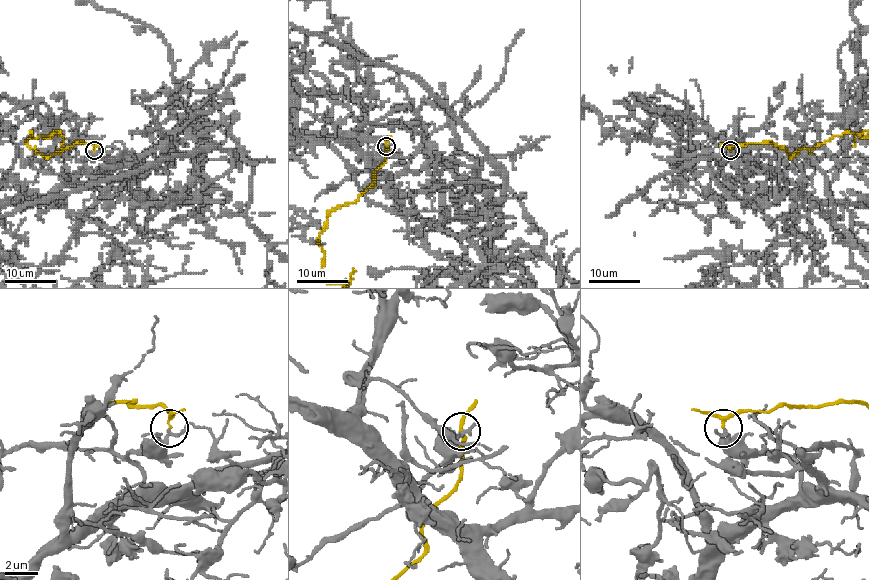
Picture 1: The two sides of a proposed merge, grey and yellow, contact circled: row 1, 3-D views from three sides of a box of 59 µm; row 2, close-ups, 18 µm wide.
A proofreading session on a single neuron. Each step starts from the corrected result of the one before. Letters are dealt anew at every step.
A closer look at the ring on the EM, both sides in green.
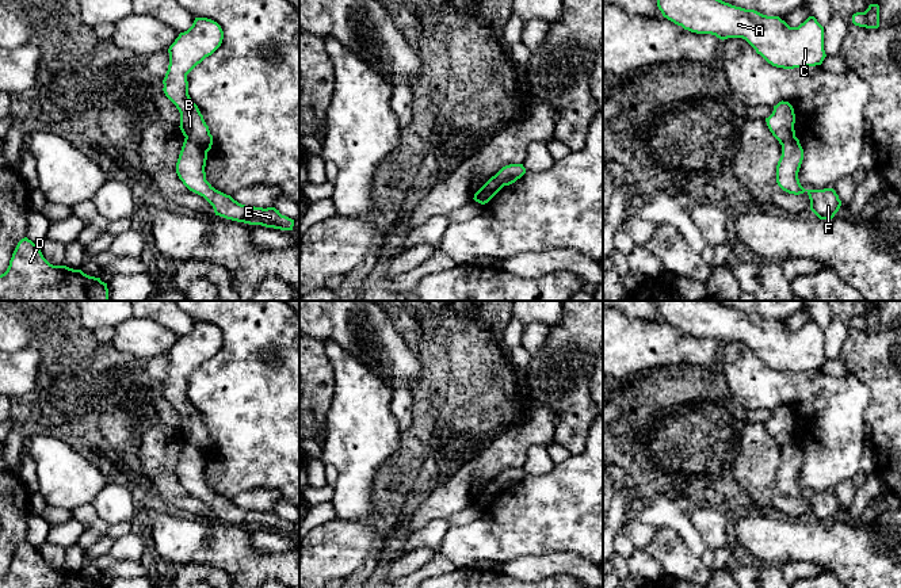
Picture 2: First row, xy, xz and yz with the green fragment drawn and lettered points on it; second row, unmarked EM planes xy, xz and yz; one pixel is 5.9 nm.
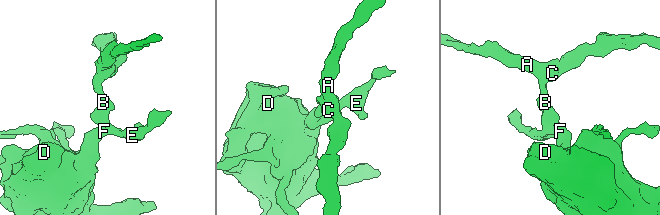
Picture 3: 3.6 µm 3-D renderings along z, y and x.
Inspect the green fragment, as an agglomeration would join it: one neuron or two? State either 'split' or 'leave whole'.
split

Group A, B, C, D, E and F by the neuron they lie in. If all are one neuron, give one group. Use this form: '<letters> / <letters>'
A B C / D E F

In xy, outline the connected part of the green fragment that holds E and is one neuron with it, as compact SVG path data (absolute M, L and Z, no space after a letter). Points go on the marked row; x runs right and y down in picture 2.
M184 138L177 163L176 173L183 184L192 192L203 196L214 209L215 215L249 225L261 225L280 230L293 230L294 219L282 215L275 207L245 206L215 190L206 180L207 150L192 140Z

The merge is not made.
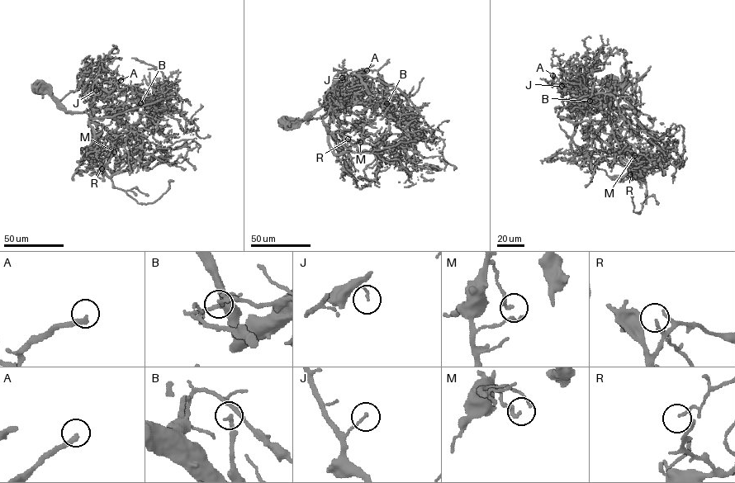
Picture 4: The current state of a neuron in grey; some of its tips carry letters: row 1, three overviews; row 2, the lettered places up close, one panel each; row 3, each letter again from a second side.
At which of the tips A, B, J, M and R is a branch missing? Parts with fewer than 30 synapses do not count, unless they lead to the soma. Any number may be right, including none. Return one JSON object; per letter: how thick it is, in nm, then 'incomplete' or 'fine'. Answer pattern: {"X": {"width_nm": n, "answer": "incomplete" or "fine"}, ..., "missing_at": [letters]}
{"A": {"width_nm": 280, "answer": "fine"}, "B": {"width_nm": 200, "answer": "fine"}, "J": {"width_nm": 110, "answer": "fine"}, "M": {"width_nm": 170, "answer": "fine"}, "R": {"width_nm": 130, "answer": "fine"}, "missing_at": []}

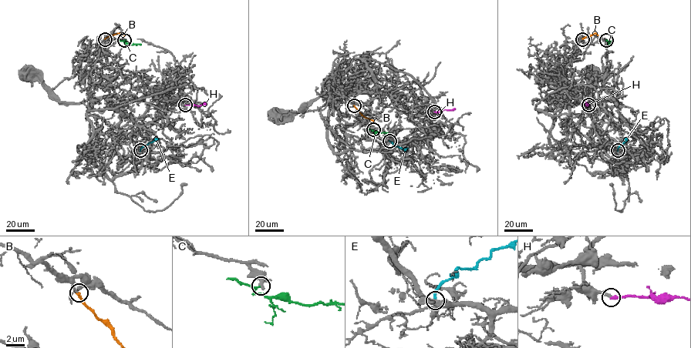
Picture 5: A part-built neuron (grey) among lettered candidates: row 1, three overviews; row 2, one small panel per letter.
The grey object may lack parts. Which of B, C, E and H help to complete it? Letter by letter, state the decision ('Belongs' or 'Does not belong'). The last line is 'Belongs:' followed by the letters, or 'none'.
B: Belongs
C: Does not belong
E: Does not belong
H: Does not belong
Belongs: B

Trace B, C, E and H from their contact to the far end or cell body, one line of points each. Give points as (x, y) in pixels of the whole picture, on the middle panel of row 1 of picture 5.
B: (354, 105), (365, 117), (373, 121)
C: (373, 129), (390, 132)
E: (389, 141), (396, 146), (408, 148)
H: (434, 112), (456, 108)

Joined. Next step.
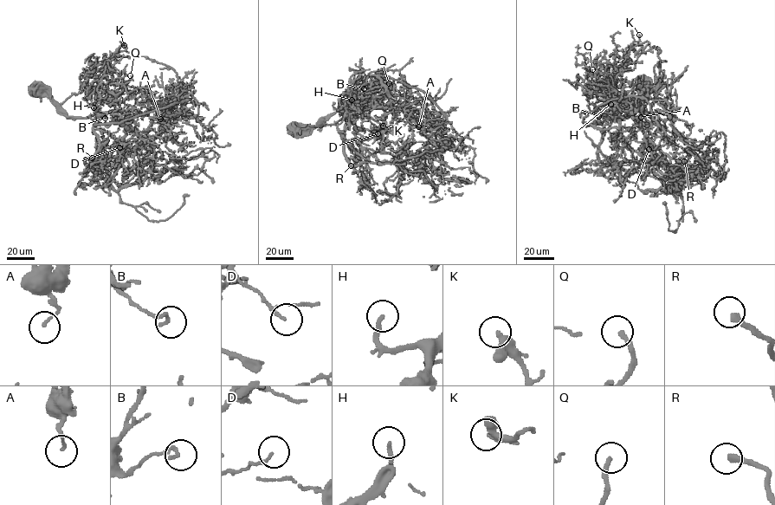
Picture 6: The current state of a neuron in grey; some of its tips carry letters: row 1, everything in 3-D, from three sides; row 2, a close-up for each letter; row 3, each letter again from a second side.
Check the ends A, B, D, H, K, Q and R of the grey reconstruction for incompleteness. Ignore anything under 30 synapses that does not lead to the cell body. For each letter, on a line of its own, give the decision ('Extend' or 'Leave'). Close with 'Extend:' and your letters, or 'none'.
A: Leave
B: Leave
D: Leave
H: Extend
K: Leave
Q: Leave
R: Extend
Extend: H, R

